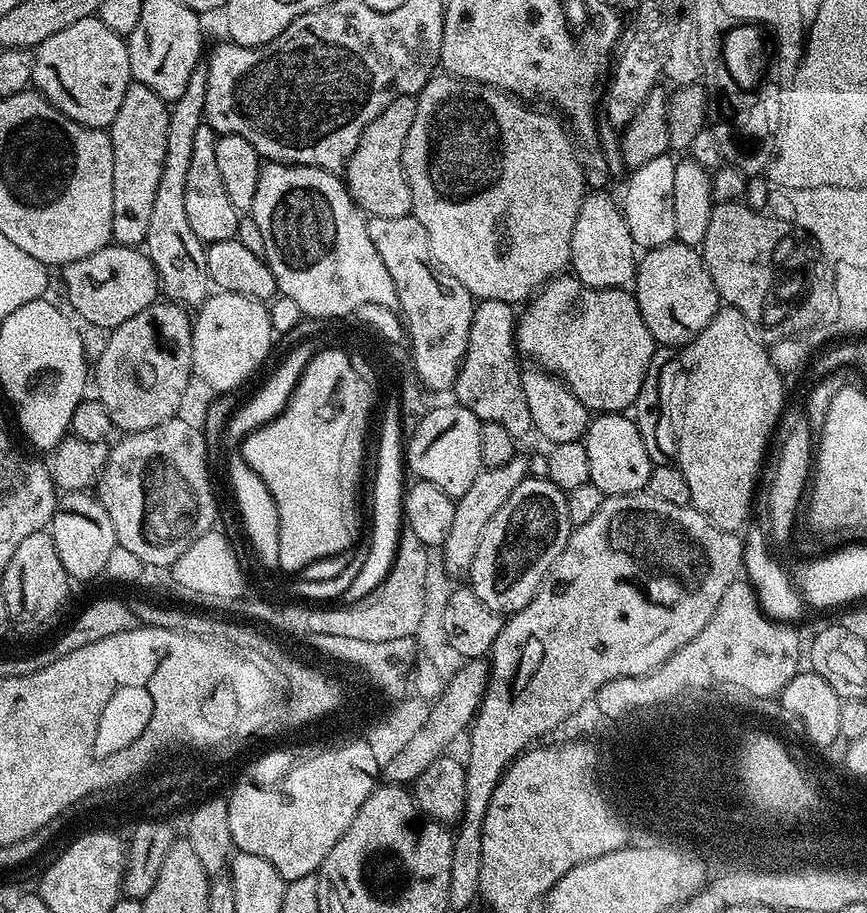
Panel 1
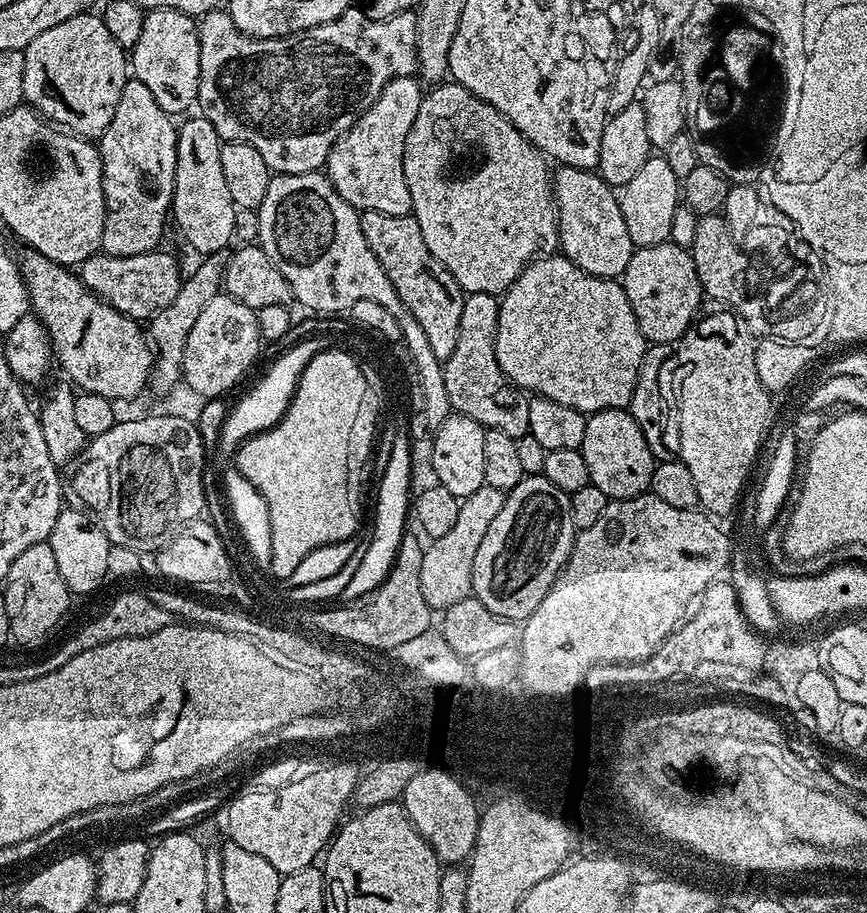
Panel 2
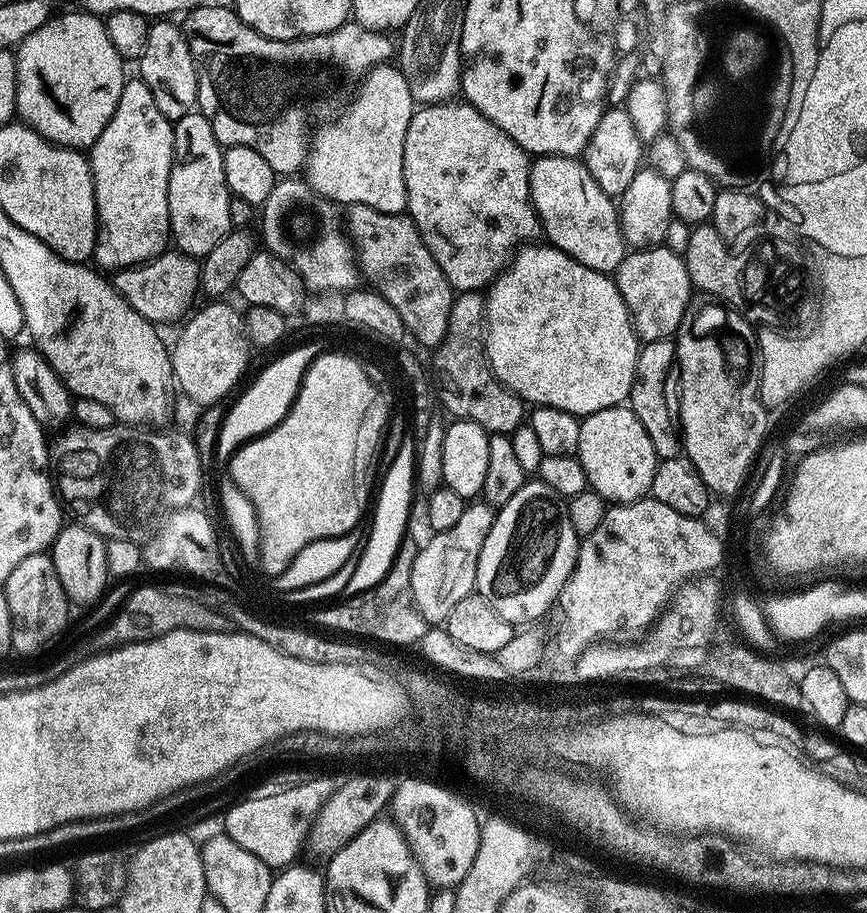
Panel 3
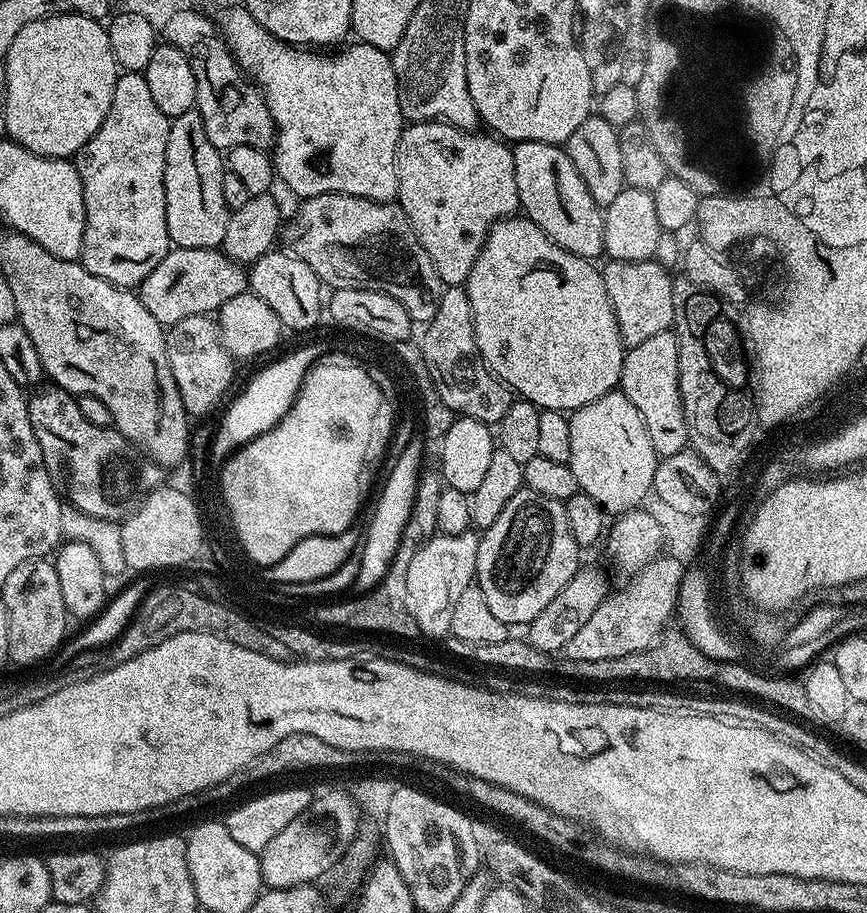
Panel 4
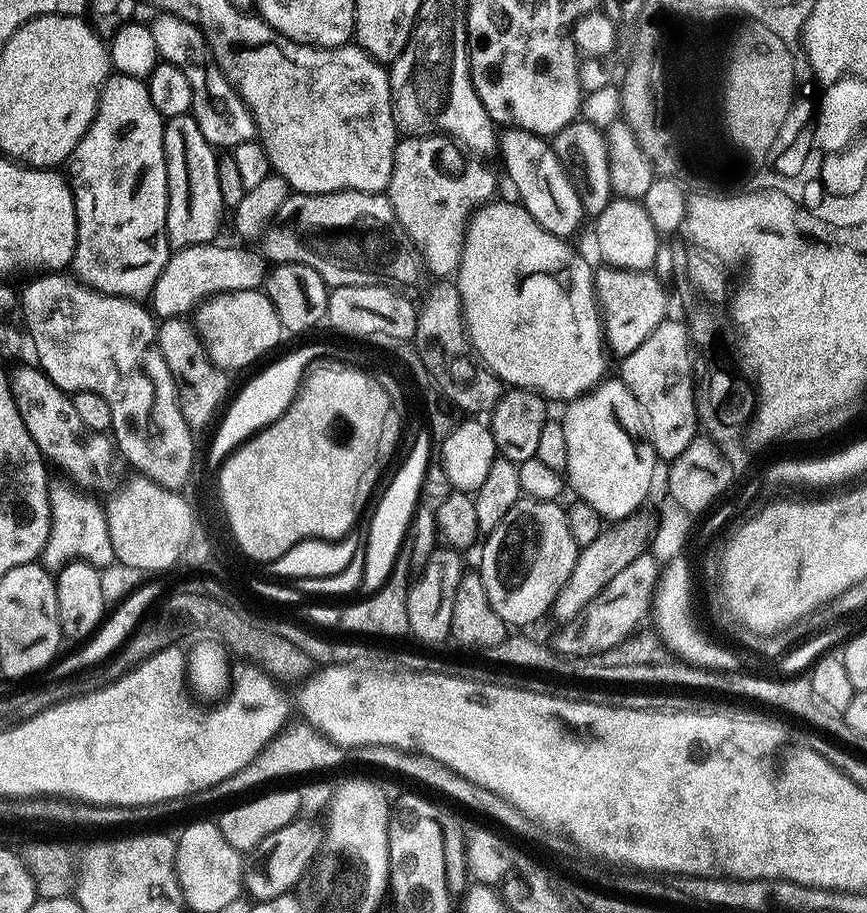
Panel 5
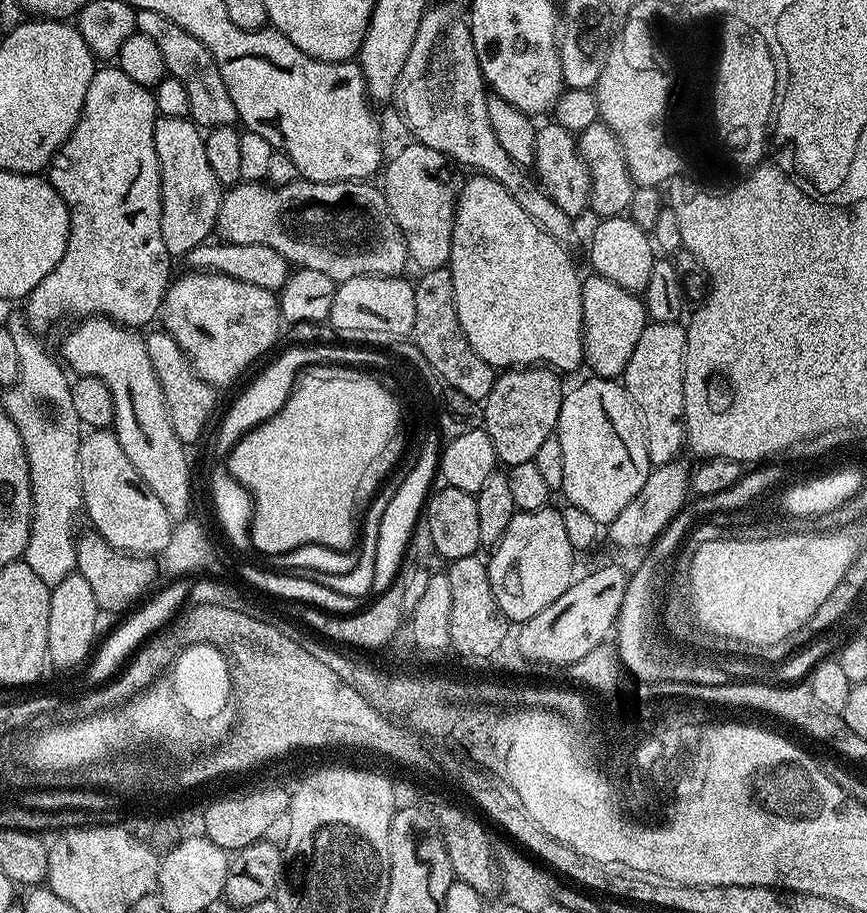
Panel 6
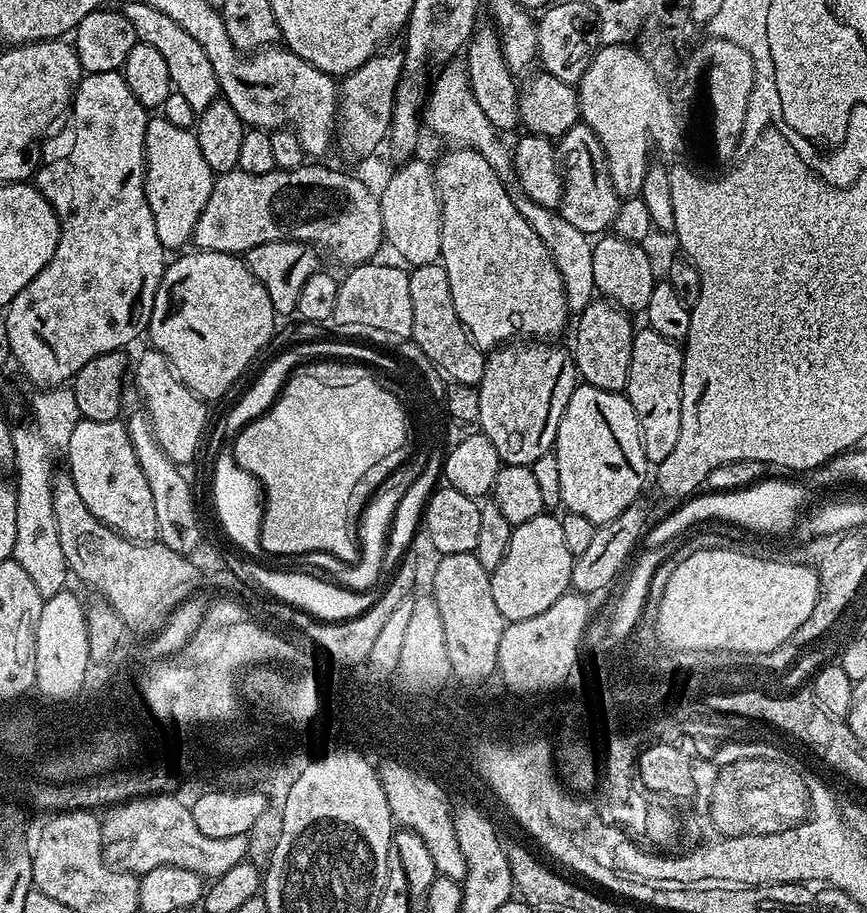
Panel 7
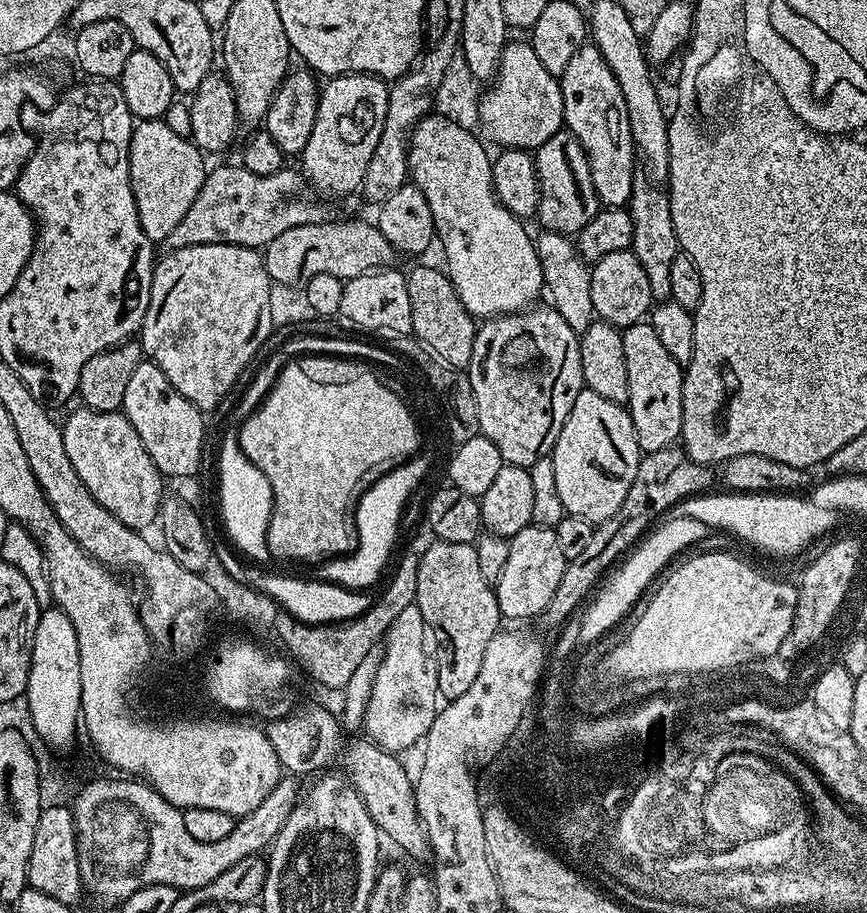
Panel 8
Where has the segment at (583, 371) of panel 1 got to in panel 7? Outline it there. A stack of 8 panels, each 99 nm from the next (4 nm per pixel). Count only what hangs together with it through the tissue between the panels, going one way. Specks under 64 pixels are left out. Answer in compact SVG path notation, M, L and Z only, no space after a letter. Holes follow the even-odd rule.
M452 146L447 150L449 152L434 164L436 189L440 195L440 213L442 214L440 260L446 270L446 278L450 278L450 294L454 298L454 310L460 321L464 323L464 329L472 335L472 340L481 350L498 348L517 338L552 338L548 336L558 335L563 330L564 323L568 319L570 320L570 313L562 286L562 274L558 274L558 266L554 266L554 258L550 258L550 250L546 250L542 238L538 238L538 234L534 234L530 222L526 222L526 218L522 218L522 214L518 214L518 206L514 206L514 202L510 202L510 194L506 194L506 185L502 182L502 178L498 178L498 174L494 174L494 166L490 166L490 162L486 162L486 158L482 158L482 154L478 154L473 148L459 146Z

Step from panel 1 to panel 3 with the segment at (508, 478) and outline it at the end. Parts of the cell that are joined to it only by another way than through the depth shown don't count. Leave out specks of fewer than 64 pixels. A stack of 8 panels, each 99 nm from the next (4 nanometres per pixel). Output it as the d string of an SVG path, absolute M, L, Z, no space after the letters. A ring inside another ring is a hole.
M469 503L457 525L450 526L450 530L442 530L429 535L429 540L425 544L423 541L422 547L417 551L414 558L414 570L410 574L410 586L414 590L414 602L418 606L418 610L430 626L443 625L450 618L454 606L458 606L458 602L462 602L462 598L466 598L474 591L476 571L478 570L478 554L482 554L482 542L486 542L486 534L490 534L493 515L494 510L489 504Z

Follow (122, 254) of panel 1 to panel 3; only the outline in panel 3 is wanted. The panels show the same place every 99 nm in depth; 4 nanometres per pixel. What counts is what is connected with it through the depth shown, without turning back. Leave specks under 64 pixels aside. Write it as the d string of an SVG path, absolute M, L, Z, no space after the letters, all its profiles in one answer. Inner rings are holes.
M165 250L149 263L117 271L114 283L122 298L126 298L126 302L130 302L130 306L134 306L142 318L163 326L171 320L179 321L189 315L190 309L197 303L196 291L202 288L202 268L193 257L179 250Z

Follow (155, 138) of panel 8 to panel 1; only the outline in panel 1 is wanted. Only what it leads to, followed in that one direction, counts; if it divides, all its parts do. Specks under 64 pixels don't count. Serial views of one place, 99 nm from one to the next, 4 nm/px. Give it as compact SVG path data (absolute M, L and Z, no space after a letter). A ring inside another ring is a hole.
M207 122L198 126L194 134L194 151L190 154L190 171L186 177L186 218L194 234L198 234L205 245L233 239L241 218L241 213L237 212L222 186L222 177L214 158L217 135Z

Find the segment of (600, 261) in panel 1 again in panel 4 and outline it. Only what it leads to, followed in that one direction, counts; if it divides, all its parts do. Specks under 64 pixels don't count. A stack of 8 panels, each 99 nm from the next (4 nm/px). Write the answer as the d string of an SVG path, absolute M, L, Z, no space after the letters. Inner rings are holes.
M521 140L512 148L514 172L523 215L536 223L560 248L576 256L596 258L604 252L604 213L594 202L582 174L574 170L559 144Z

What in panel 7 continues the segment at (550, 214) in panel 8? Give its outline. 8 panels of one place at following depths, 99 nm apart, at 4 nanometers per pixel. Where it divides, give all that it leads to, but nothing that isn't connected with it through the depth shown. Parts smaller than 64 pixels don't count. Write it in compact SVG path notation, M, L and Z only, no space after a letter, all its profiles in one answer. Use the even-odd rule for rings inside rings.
M583 122L570 126L570 130L559 137L558 159L564 173L564 193L558 209L560 216L566 218L570 226L586 233L589 238L607 233L613 227L622 198L610 182L608 163L604 161L604 151L594 130L590 130L590 126Z

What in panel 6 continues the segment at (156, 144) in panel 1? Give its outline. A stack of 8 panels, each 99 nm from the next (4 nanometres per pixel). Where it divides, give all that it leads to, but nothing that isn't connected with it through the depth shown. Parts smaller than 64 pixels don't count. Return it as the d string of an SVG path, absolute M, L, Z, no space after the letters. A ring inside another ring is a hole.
M119 66L97 67L94 78L90 82L90 90L86 90L86 102L80 115L80 121L76 123L76 129L61 146L60 151L53 156L51 165L46 172L48 183L54 186L54 190L58 190L62 202L68 204L70 238L66 242L66 254L62 254L62 262L58 262L58 266L54 266L54 270L50 270L50 274L46 274L46 278L42 278L42 282L38 282L38 286L26 298L28 325L37 333L44 334L44 331L55 320L60 320L63 316L76 316L72 318L107 316L108 319L116 321L117 324L122 324L125 328L133 330L143 329L143 324L148 324L151 320L155 321L159 317L160 308L164 304L164 295L168 289L170 277L173 275L173 261L166 250L166 242L162 242L160 167L158 166L158 154L154 150L154 126L157 119L158 113L153 89L144 88L138 82L134 82L134 78L128 77Z

